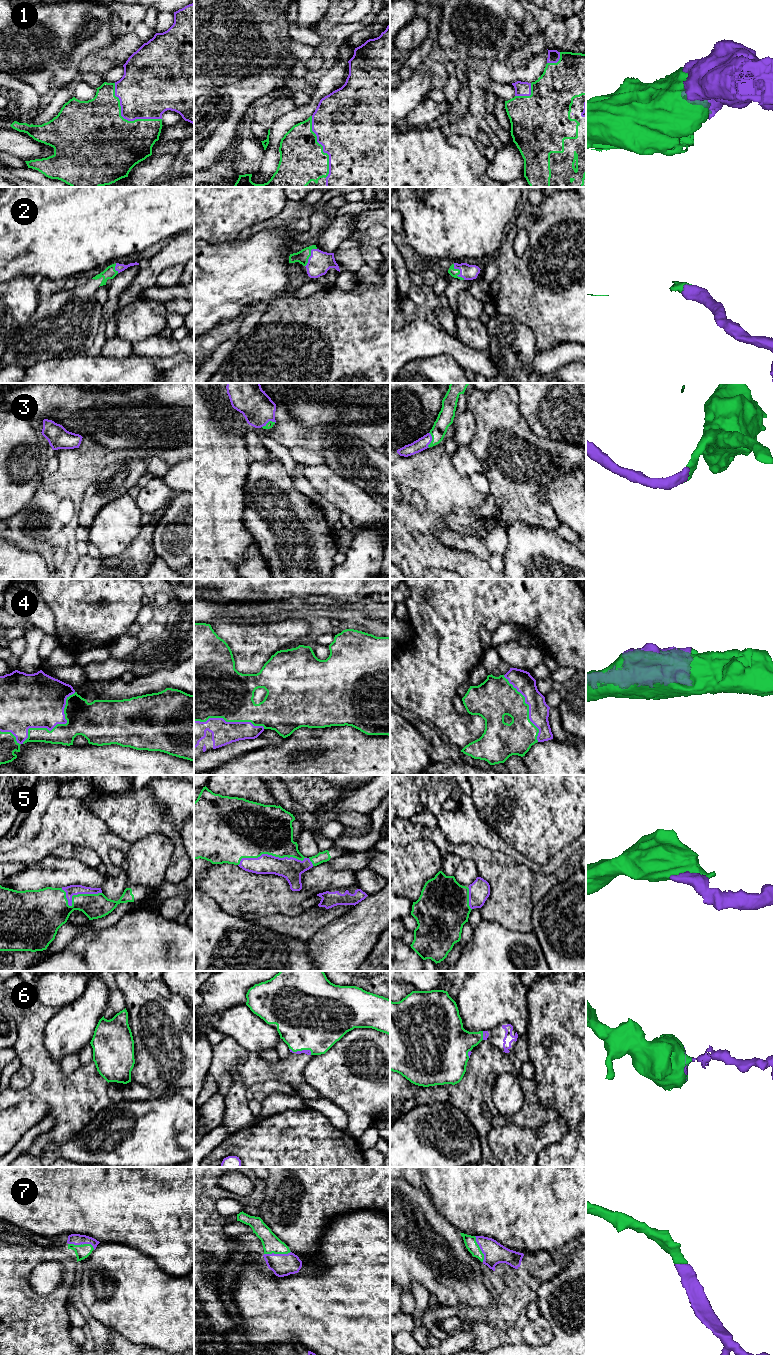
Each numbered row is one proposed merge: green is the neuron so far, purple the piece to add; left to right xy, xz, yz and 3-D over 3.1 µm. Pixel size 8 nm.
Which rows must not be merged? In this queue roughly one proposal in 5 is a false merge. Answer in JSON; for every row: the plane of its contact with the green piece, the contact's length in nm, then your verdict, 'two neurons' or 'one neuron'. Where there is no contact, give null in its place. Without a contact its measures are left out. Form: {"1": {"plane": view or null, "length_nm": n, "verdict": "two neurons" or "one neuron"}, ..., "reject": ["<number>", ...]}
{"1": {"plane": "xy", "length_nm": 480, "verdict": "one neuron"}, "2": {"plane": "yz", "length_nm": 160, "verdict": "one neuron"}, "3": {"plane": "yz", "length_nm": 130, "verdict": "one neuron"}, "4": {"plane": "xy", "length_nm": 600, "verdict": "one neuron"}, "5": {"plane": "xz", "length_nm": 550, "verdict": "one neuron"}, "6": {"plane": "xz", "length_nm": 190, "verdict": "one neuron"}, "7": {"plane": "xy", "length_nm": 220, "verdict": "one neuron"}, "reject": []}

